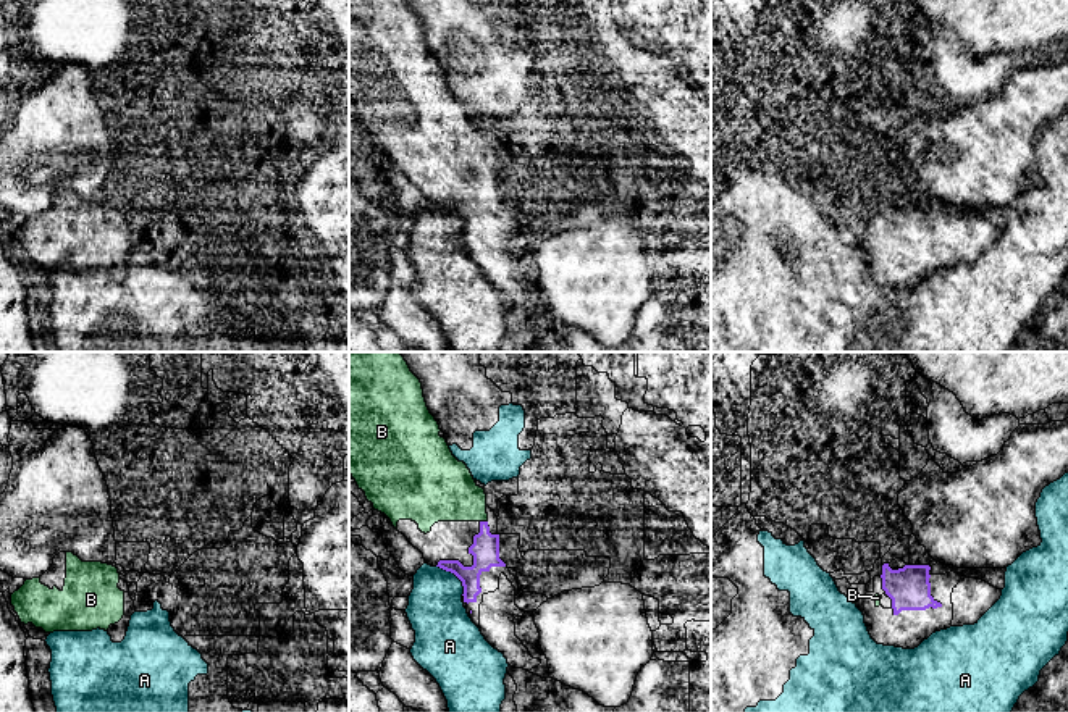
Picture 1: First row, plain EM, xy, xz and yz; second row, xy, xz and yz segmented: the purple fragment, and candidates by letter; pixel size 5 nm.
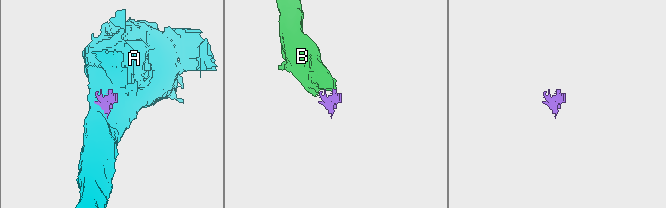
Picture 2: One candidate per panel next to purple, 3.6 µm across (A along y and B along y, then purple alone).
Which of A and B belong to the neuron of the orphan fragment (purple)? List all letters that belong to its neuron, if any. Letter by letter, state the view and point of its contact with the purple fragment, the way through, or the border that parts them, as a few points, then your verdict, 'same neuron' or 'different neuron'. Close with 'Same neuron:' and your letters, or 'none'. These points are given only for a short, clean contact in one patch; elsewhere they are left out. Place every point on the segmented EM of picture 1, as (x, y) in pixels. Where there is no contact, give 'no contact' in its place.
A: xz (456, 575) | along xz (437, 565), (449, 570), (461, 582), (462, 594) | different neuron
B: xz (483, 522) | same neuron
Same neuron: B

